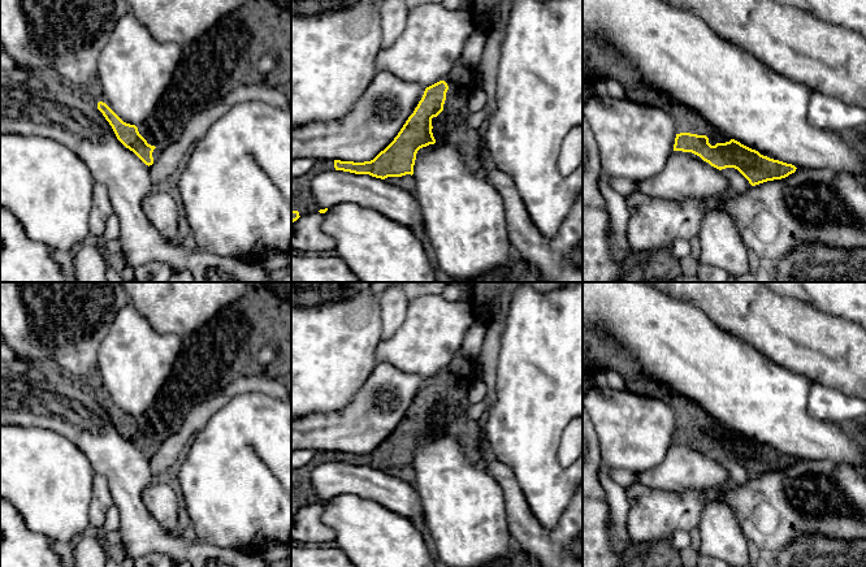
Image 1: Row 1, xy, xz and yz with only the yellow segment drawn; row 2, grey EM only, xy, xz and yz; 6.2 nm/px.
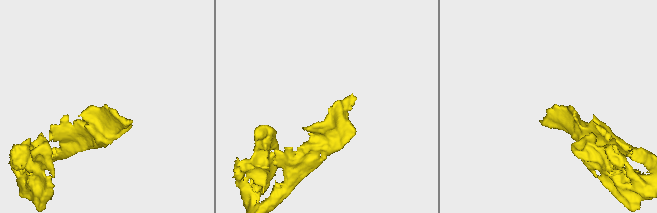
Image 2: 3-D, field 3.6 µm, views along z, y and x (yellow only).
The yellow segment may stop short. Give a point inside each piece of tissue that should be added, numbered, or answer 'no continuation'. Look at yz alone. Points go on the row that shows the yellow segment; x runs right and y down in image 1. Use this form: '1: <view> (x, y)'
1: yz (602, 61)

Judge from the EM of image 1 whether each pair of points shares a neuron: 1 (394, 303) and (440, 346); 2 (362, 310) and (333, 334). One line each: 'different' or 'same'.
1: different
2: same

